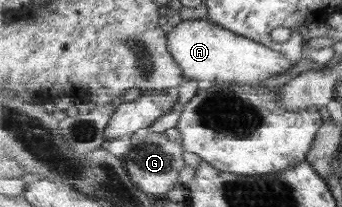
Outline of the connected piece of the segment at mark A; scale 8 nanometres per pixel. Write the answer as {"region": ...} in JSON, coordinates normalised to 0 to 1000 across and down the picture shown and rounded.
{"region":[[[608,82],[526,101],[491,140],[491,213],[509,290],[532,319],[541,386],[594,391],[646,406],[754,406],[792,367],[848,338],[860,309],[836,261],[784,232],[775,213],[702,174],[673,140],[655,135]]]}

